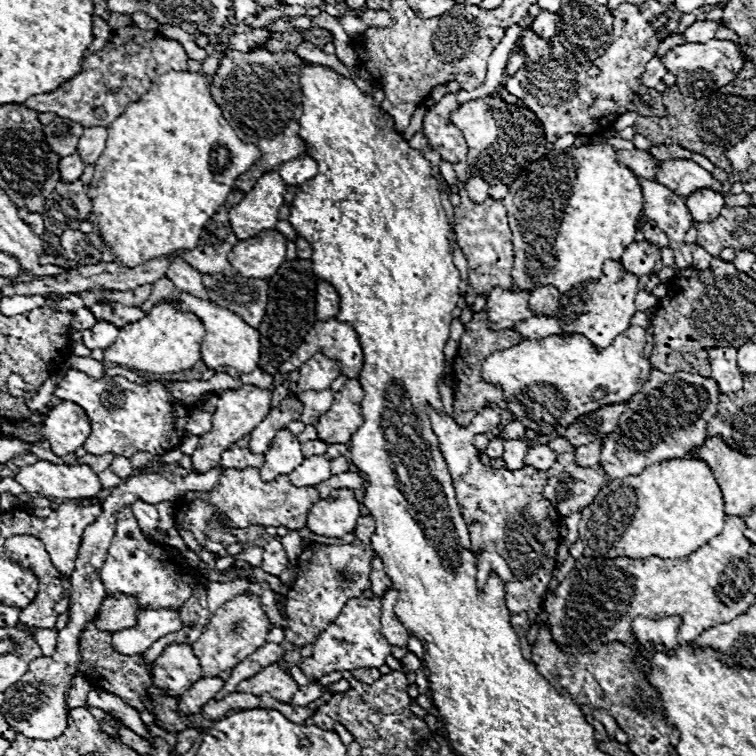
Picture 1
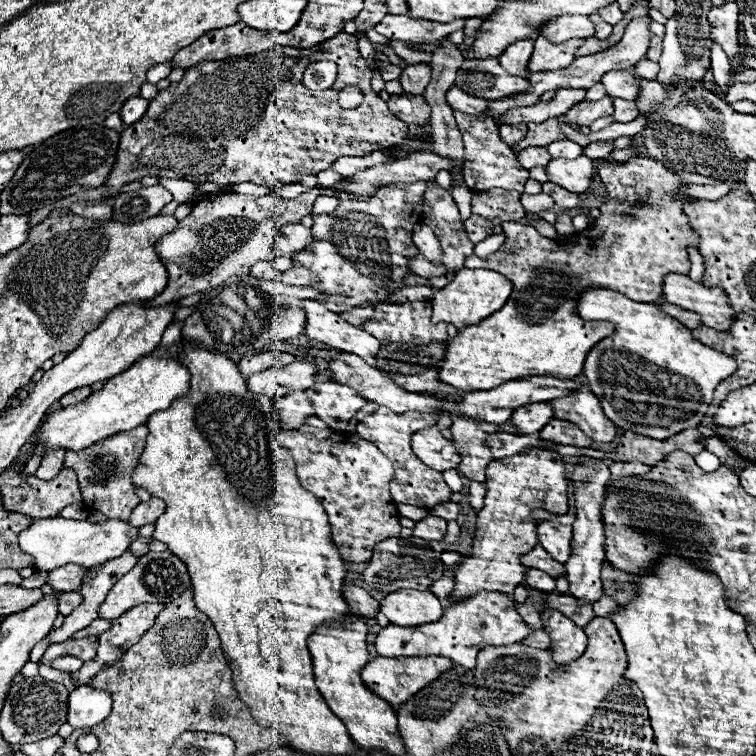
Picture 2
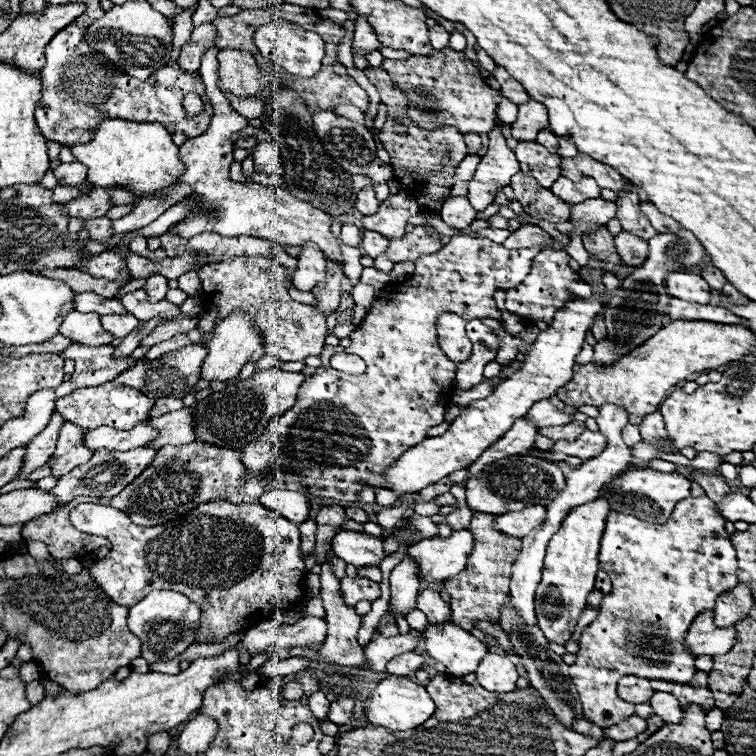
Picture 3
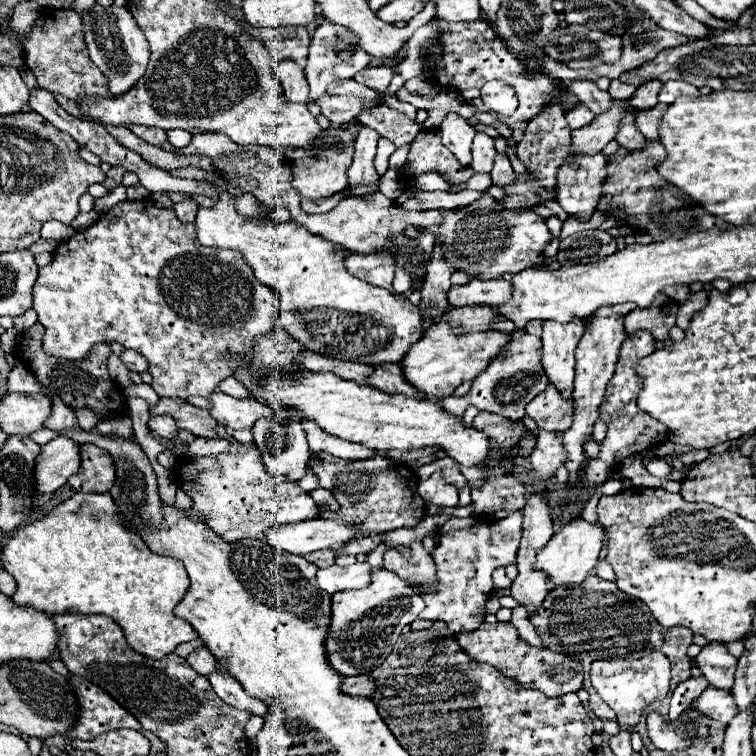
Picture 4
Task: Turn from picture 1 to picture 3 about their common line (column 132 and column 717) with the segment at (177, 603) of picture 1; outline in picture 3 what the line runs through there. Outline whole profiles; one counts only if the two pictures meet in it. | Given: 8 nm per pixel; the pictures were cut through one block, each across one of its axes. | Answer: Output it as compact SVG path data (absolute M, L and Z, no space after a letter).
M706 496L684 498L676 504L666 524L650 524L632 514L610 512L600 542L600 568L610 574L612 590L600 602L600 614L582 630L576 662L570 666L570 678L580 694L584 716L600 728L614 726L635 713L635 705L618 698L616 684L622 676L636 674L648 680L666 680L686 684L692 680L696 654L686 646L684 634L692 618L704 610L714 610L716 598L738 584L736 552L724 530L724 520L714 510L714 502Z

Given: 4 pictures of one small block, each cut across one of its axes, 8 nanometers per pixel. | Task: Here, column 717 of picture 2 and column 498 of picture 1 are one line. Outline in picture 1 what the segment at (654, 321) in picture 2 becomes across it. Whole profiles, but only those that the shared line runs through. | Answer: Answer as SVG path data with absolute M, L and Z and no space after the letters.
M630 326L624 334L616 336L616 340L604 350L596 348L588 338L582 334L572 336L546 336L542 340L528 340L524 338L520 344L492 352L482 366L482 376L486 382L492 382L504 388L504 398L510 414L514 420L522 422L526 428L534 430L536 434L548 434L548 430L558 430L558 426L570 426L582 414L588 414L606 404L618 404L630 400L644 382L648 380L648 372L652 370L650 360L644 356L646 344L646 330L642 326Z

